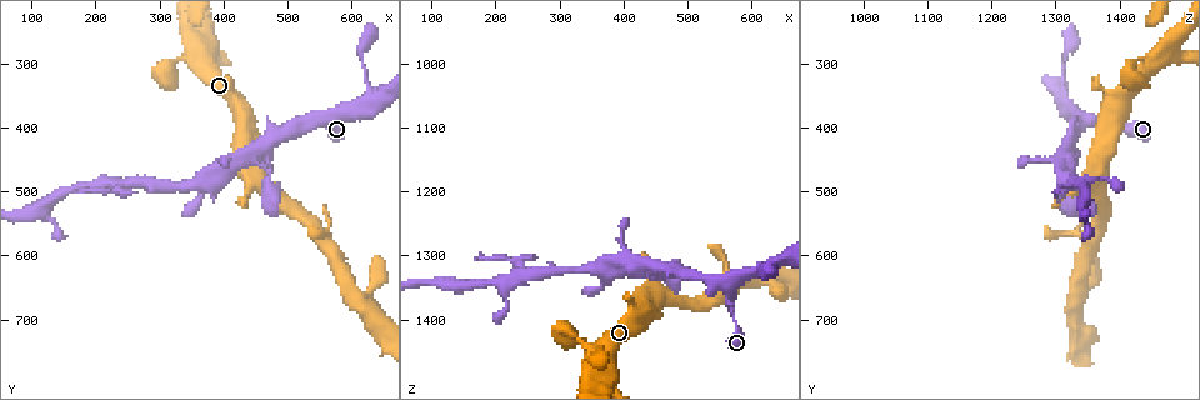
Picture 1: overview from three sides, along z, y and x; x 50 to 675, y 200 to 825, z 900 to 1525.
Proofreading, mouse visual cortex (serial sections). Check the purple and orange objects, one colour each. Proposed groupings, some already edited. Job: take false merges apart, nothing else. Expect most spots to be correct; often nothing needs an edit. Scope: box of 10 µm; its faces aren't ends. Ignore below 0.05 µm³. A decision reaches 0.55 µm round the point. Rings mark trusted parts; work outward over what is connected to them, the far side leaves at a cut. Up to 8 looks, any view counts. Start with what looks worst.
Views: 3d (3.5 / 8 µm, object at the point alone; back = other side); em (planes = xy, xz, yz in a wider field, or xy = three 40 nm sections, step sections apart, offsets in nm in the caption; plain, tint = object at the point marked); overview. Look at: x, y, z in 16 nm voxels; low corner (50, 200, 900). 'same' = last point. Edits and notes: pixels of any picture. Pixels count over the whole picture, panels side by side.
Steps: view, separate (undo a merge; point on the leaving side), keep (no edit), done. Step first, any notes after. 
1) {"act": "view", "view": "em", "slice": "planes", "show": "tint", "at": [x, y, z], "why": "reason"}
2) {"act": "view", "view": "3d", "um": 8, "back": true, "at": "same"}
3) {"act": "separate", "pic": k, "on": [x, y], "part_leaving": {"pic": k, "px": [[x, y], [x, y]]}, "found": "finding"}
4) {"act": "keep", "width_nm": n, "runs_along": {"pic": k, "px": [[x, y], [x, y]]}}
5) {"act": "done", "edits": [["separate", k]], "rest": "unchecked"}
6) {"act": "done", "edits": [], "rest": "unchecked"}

{"act": "view", "view": "3d", "um": 8, "at": [555, 385, 1350], "why": "a narrow waist"}

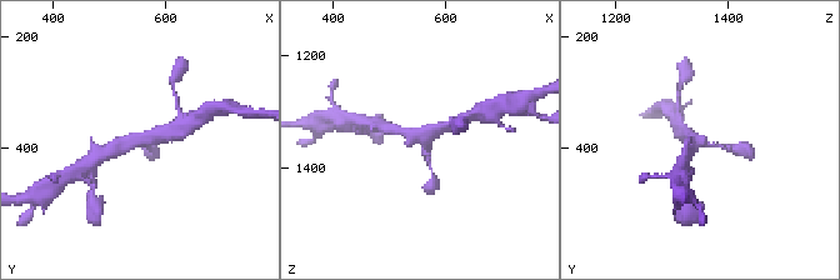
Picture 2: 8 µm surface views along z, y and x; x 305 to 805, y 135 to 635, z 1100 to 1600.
{"act": "view", "view": "3d", "um": 3.5, "at": "same", "why": "zoom in"}

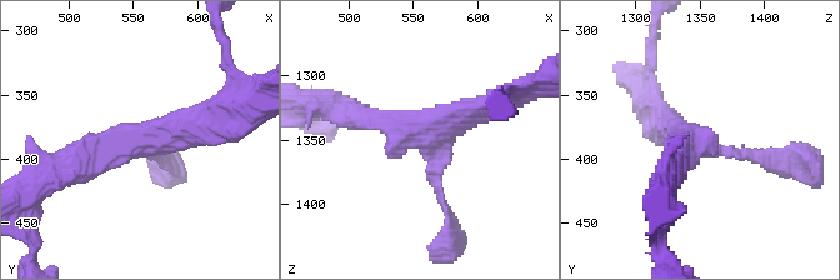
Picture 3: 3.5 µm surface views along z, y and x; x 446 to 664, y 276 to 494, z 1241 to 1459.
{"act": "view", "view": "em", "slice": "xy", "step": 1, "show": "tint", "at": [554, 386, 1348], "arms": 3, "arm_widths_nm": [100, 300, 350]}

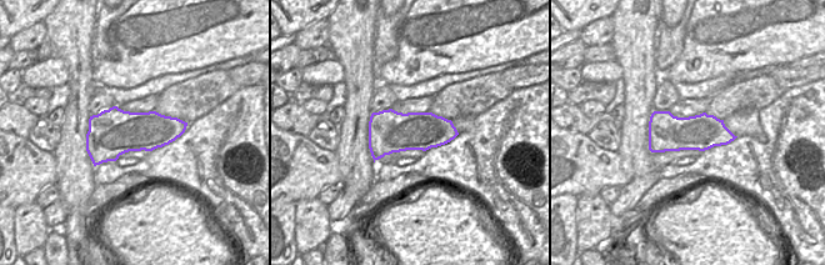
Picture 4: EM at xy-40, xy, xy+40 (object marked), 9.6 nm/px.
{"act": "keep", "runs_along": {"pic": 3, "px": [[448, 209], [420, 138], [348, 113]]}, "found": "continuous, no second cell"}

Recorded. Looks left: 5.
{"act": "view", "view": "3d", "um": 3.5, "at": [380, 480, 1320], "why": "abrupt turn"}

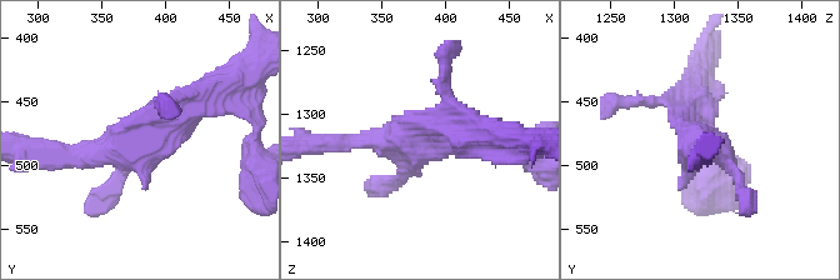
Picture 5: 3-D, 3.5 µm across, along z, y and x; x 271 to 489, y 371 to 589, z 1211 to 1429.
{"act": "view", "view": "em", "slice": "planes", "show": "tint", "at": [378, 482, 1316], "why": "now the EM"}

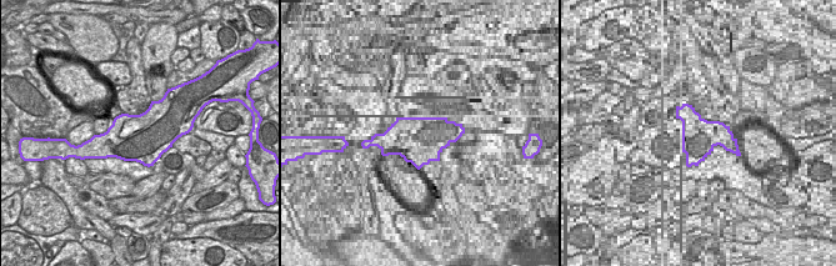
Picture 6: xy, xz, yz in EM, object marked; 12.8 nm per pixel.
{"act": "keep", "runs_along": {"pic": 5, "px": [[206, 90], [145, 144], [53, 155]]}, "found": "continuous, no second cell"}

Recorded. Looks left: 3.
{"act": "view", "view": "3d", "um": 8, "back": true, "at": [260, 485, 1335], "why": "arms part here"}

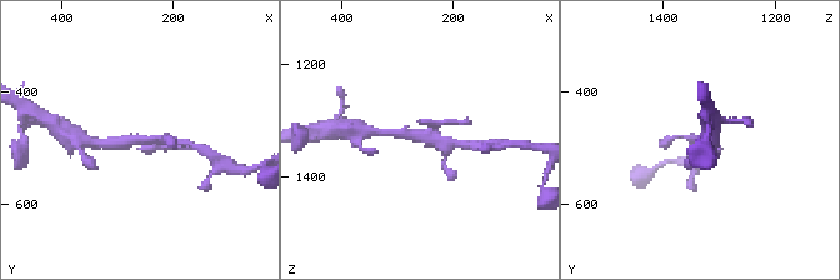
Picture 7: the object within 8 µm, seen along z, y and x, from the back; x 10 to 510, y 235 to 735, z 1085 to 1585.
{"act": "view", "view": "em", "slice": "xy", "step": 1, "show": "tint", "at": "same", "why": "shape alone is not enough"}

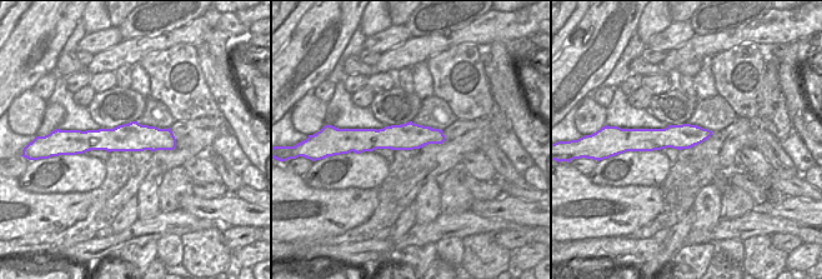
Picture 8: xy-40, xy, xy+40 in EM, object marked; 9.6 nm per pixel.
{"act": "keep", "runs_along": {"pic": 8, "px": [[78, 133], [173, 144]]}, "found": "all the same cell"}

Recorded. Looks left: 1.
{"act": "done", "edits": [], "rest": "unchecked"}

